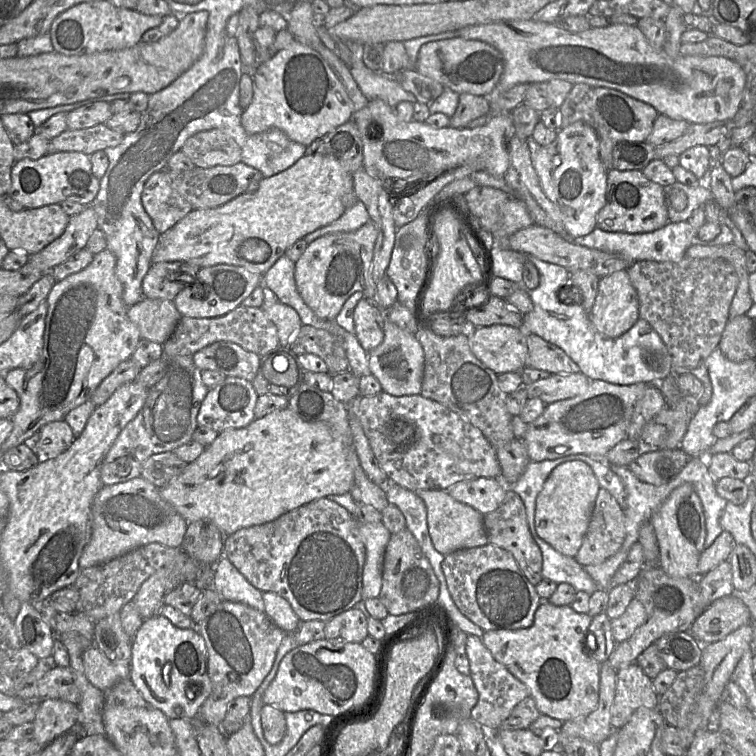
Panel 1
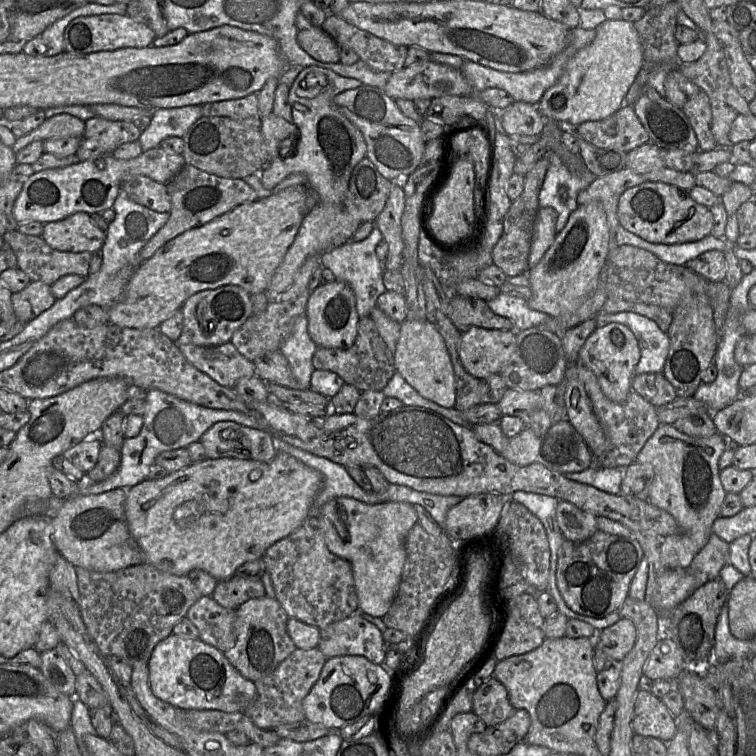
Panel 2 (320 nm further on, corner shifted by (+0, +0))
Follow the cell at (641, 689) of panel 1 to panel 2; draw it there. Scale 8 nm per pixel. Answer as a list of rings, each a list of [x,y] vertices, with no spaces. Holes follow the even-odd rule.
[[[639,690],[634,705],[632,728],[635,734],[655,737],[668,743],[676,733],[677,719],[652,692]]]

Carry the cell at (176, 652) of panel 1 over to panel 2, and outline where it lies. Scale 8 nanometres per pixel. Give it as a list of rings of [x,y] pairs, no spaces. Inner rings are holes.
[[[172,633],[155,646],[148,669],[153,694],[177,708],[243,712],[257,696],[254,682],[243,677],[220,650],[200,639]]]

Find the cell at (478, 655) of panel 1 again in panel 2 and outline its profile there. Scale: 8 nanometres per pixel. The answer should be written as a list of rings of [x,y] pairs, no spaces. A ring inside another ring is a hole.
[[[491,677],[473,694],[472,711],[487,727],[493,727],[506,720],[515,709],[509,701],[505,686]]]

